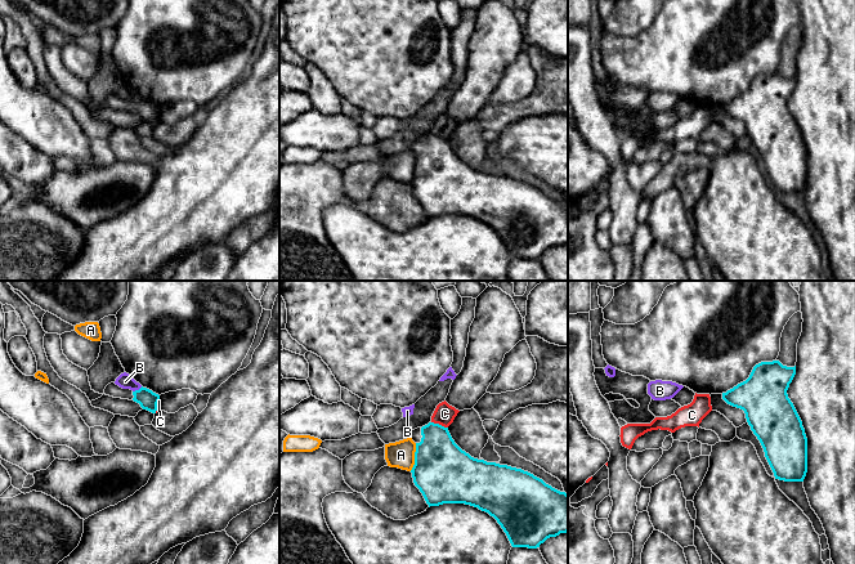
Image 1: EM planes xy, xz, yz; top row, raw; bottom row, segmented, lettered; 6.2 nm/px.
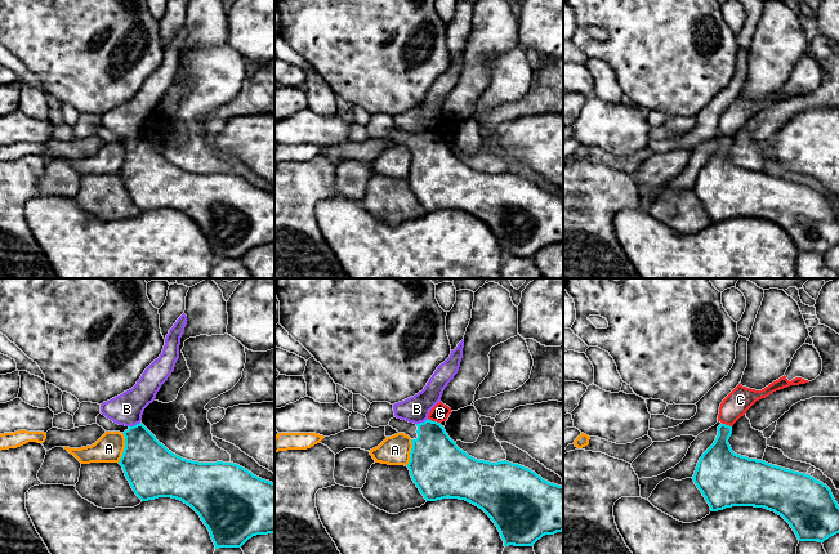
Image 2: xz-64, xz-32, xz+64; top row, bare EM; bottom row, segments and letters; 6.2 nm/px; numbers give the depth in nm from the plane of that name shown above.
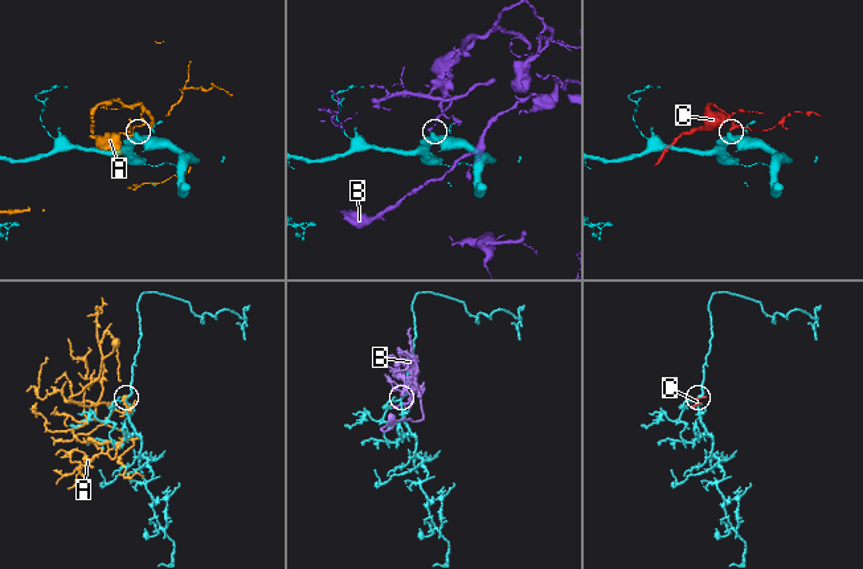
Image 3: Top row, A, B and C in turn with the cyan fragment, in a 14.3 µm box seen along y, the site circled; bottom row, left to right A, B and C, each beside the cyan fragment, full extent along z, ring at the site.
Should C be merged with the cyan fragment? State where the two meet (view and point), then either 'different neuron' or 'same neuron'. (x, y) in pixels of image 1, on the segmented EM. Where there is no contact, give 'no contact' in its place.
meets cyan in xz at (439, 425); different neuron

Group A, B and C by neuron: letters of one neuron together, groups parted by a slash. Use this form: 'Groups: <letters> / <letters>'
Groups: A / B / C

